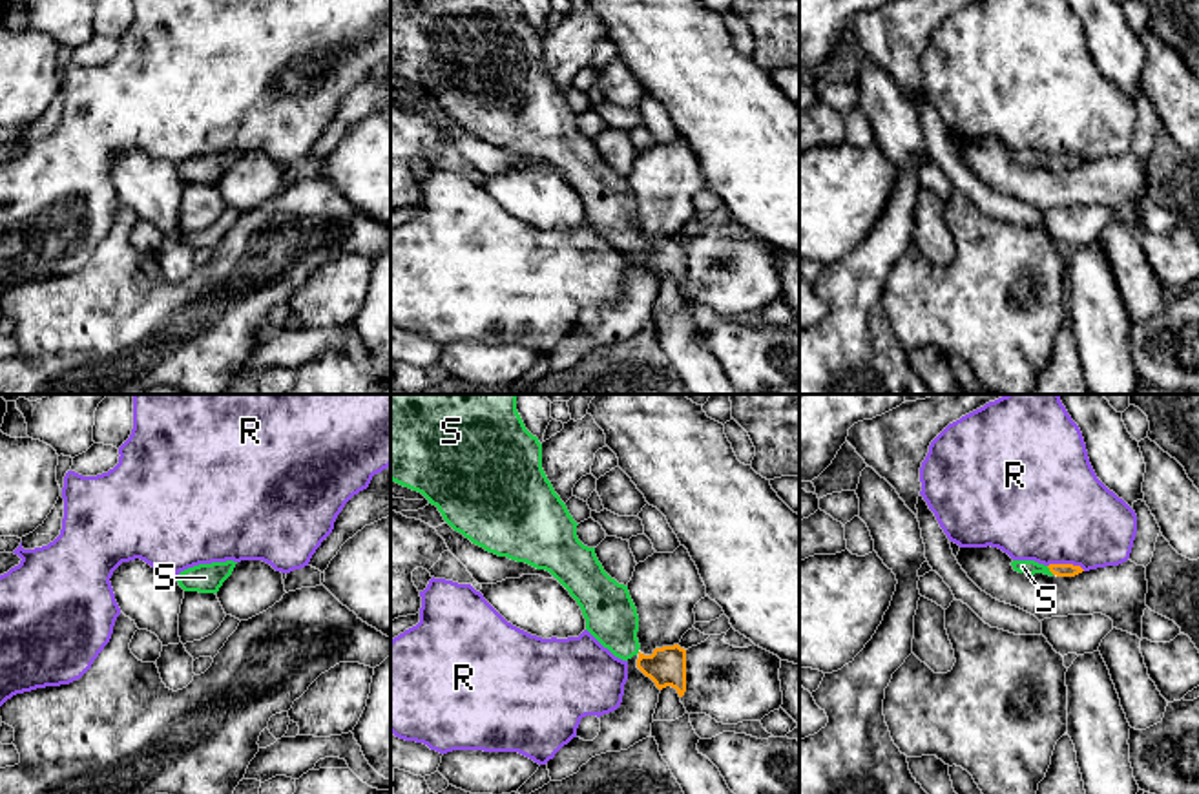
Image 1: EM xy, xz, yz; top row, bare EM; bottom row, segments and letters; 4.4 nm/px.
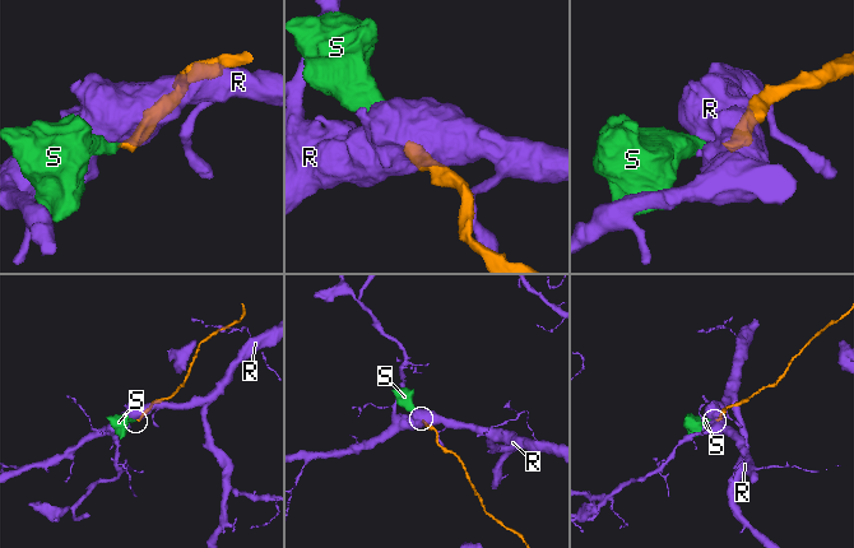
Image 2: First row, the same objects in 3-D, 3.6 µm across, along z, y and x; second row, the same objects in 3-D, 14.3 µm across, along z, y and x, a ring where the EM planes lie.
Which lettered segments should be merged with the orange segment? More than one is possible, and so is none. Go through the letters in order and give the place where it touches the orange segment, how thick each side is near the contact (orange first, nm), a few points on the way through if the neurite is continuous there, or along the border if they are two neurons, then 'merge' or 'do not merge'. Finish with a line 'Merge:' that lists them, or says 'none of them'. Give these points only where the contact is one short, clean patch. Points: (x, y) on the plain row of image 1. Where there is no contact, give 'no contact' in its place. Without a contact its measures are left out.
R: meets orange in yz at (1066, 156); 60 nm thick on the orange side, 480 nm on the other; do not merge
S: meets orange in yz at (1050, 161); 60 nm thick on the orange side, 60 nm on the other; runs through yz (1061, 161), (1050, 161), (1022, 157); merge
Merge: S

